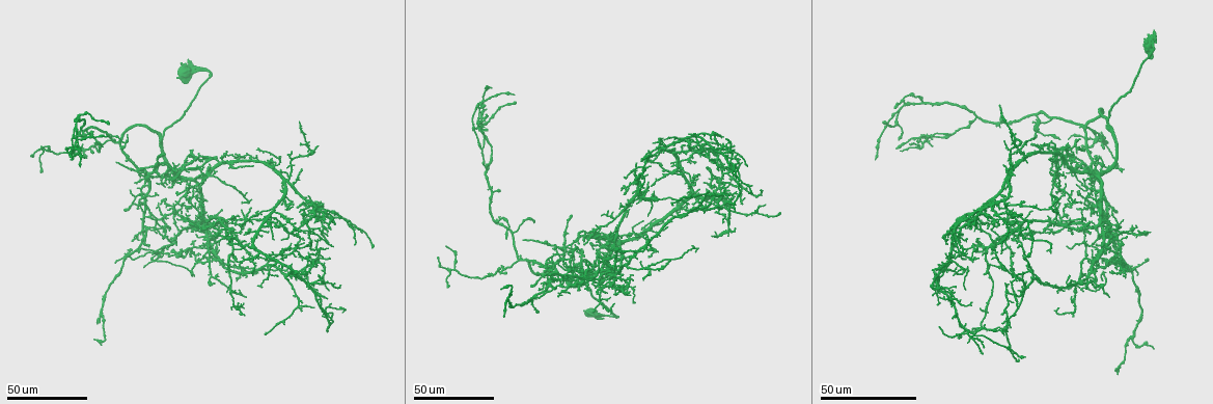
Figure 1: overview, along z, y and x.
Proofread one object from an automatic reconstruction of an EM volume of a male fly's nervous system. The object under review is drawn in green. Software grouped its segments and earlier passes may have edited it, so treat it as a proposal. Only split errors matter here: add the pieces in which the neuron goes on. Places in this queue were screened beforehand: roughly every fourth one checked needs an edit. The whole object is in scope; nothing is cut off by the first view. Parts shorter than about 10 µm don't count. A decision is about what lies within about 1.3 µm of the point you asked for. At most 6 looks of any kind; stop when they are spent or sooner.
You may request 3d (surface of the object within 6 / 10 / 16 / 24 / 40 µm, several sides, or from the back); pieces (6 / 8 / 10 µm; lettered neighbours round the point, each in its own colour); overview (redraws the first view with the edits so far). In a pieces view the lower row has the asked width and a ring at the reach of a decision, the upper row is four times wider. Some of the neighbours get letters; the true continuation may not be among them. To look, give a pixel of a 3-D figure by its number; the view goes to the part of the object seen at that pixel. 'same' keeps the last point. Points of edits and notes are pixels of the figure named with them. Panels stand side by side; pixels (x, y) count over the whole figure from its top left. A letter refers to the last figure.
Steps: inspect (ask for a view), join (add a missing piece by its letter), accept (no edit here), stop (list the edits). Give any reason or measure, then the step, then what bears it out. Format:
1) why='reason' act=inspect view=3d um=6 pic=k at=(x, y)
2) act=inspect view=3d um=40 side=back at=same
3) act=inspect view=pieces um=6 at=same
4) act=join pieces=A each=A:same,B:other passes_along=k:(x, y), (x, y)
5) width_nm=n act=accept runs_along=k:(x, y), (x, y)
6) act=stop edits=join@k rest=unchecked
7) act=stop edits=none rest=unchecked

why='an open end' act=inspect view=3d um=40 pic=1 at=(1087, 288)

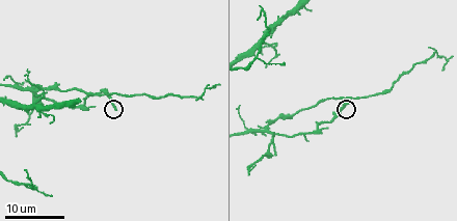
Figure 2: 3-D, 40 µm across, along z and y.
act=inspect view=3d um=10 pic=2 at=(349, 104)

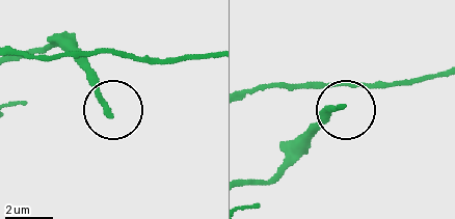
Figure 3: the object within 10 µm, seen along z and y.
why='see the neighbours' act=inspect view=pieces um=6 pic=3 at=(108, 115)

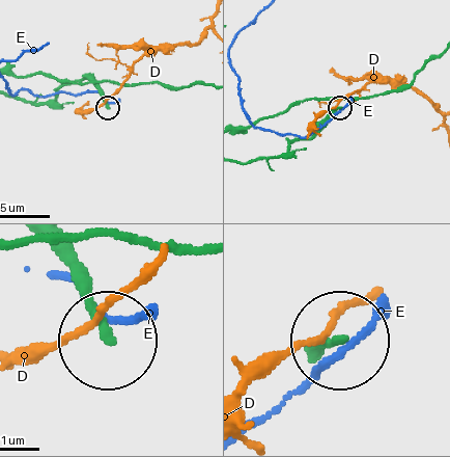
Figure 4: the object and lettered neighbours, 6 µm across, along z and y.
width_nm=180 act=accept each=D:other,E:other found='none of them fits'

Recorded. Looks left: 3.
why='an open end' act=inspect view=3d um=40 pic=1 at=(140, 172)

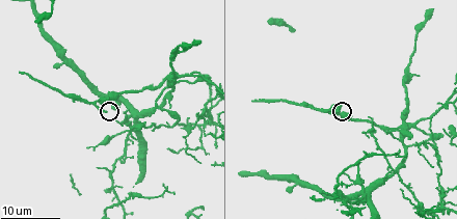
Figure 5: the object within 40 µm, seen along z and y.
act=inspect view=pieces um=6 pic=5 at=(105, 112)

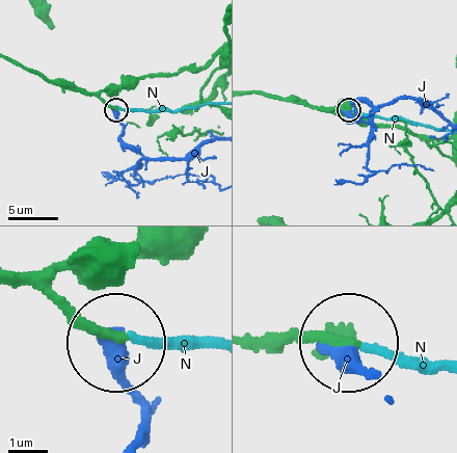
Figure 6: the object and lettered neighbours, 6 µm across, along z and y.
act=join pieces=N each=J:other,N:same found='it goes on there'

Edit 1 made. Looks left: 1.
act=stop edits=join@6 rest=unchecked

